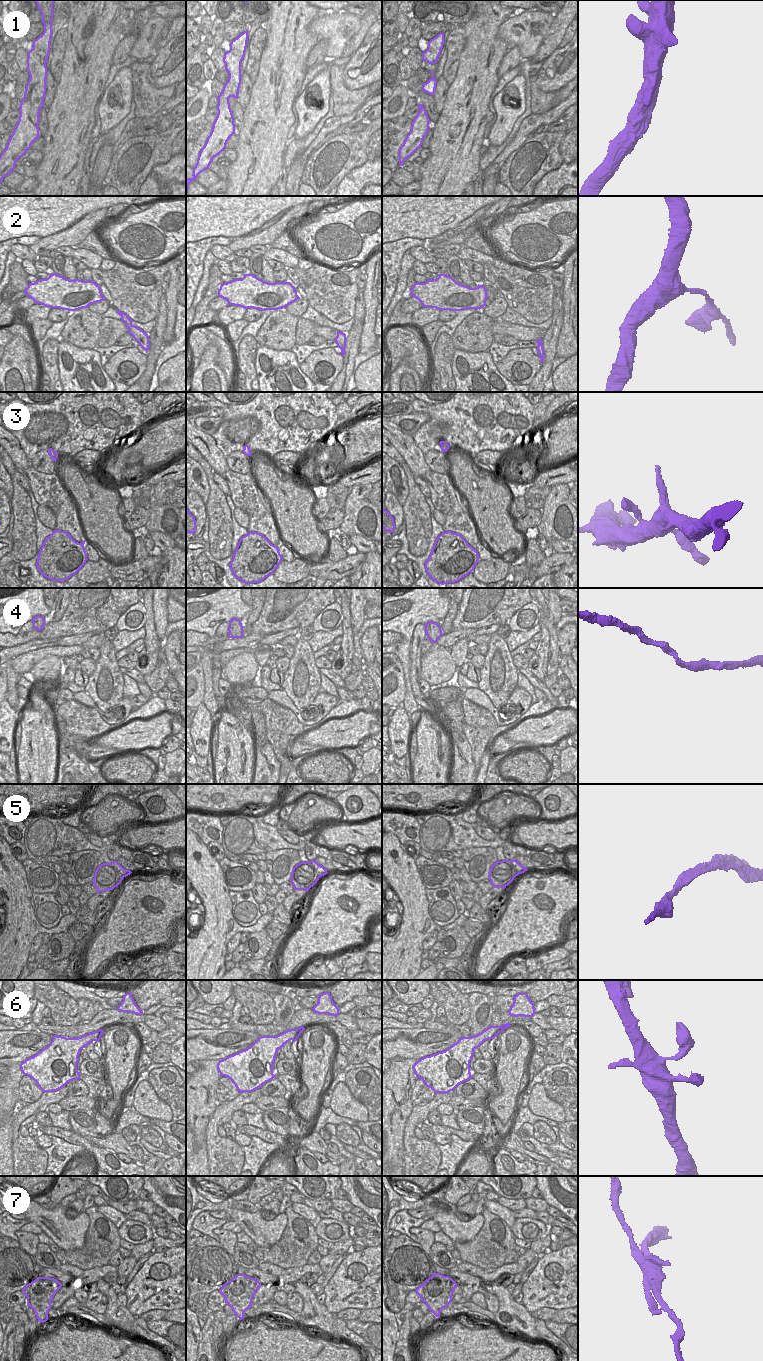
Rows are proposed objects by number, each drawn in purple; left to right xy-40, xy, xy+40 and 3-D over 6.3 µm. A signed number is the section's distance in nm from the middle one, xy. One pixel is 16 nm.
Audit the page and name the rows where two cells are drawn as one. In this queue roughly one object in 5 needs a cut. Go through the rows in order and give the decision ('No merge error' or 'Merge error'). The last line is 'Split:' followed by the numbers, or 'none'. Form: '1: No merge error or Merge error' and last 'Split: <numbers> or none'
1: No merge error
2: No merge error
3: No merge error
4: No merge error
5: Merge error
6: No merge error
7: Merge error
Split: 5, 7.

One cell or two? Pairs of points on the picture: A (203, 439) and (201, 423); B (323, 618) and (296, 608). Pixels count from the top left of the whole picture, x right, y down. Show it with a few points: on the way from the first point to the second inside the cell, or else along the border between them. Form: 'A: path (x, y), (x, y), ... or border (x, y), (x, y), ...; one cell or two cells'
A: border (196, 426), (211, 435); two cells
B: border (335, 601), (328, 604), (311, 625); two cells

